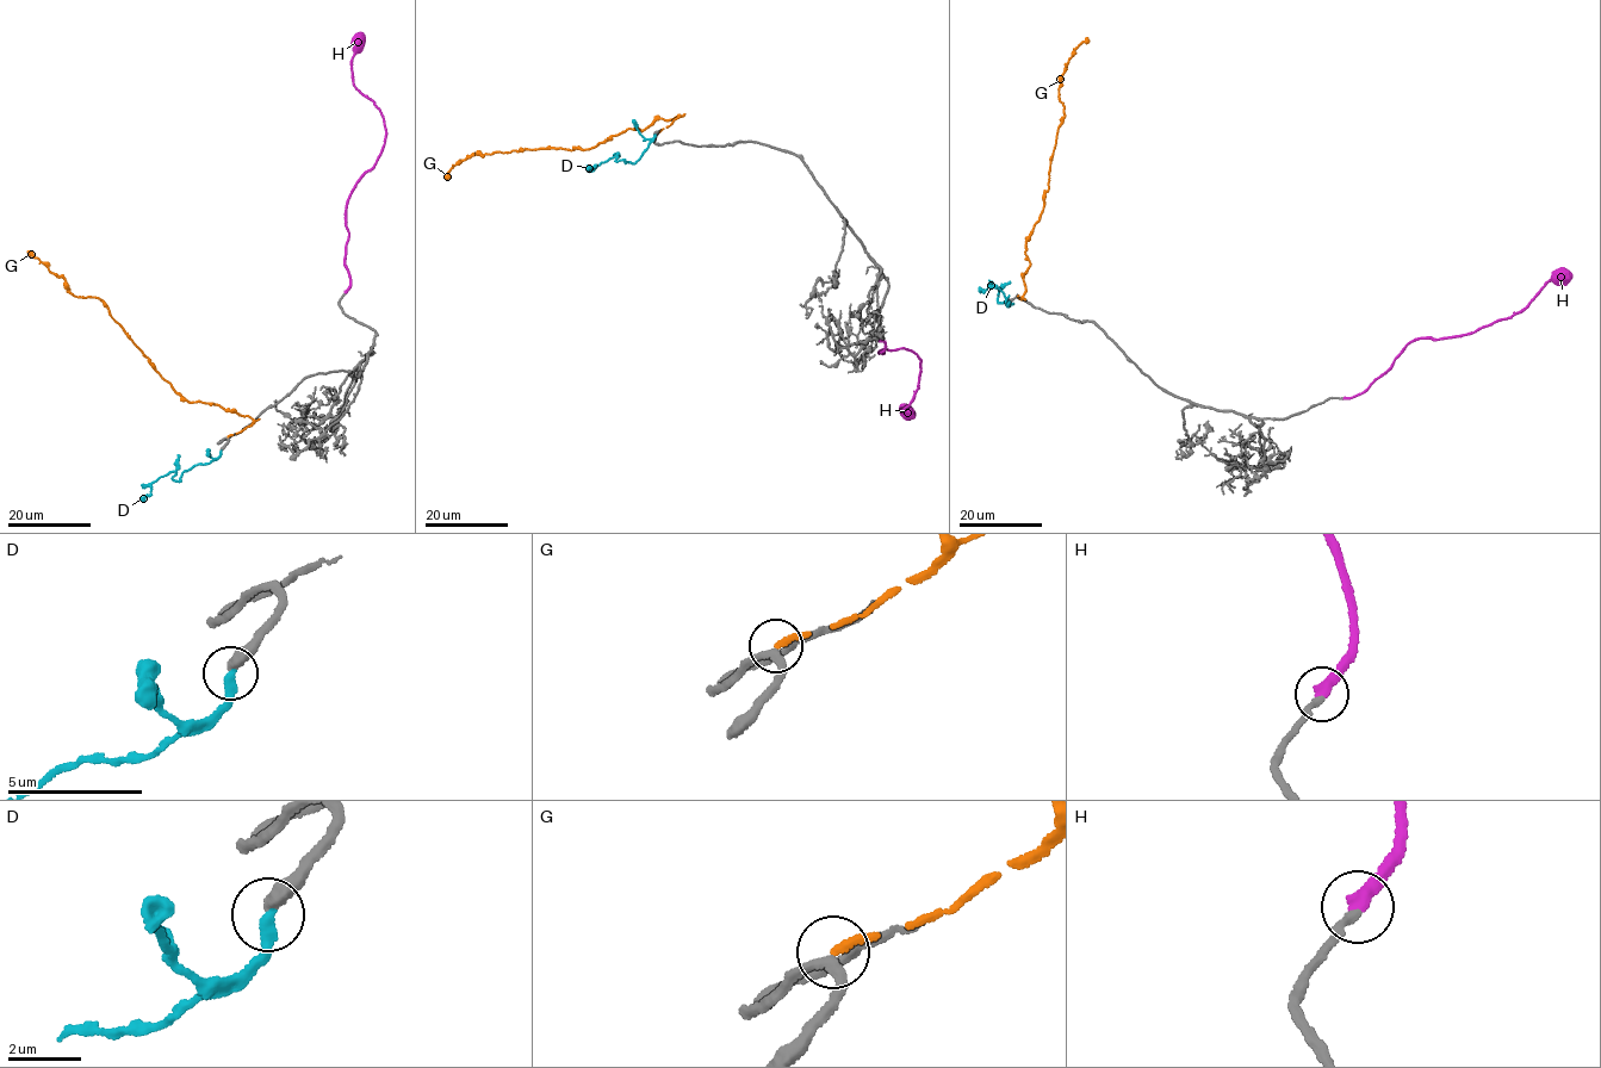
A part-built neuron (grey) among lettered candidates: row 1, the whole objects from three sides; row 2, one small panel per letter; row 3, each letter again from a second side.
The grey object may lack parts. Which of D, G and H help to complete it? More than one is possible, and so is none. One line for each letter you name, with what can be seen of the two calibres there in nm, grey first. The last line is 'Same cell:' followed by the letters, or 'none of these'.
D: Thickness 440 nm (grey) against 280 nm
H: Thickness 220 nm (grey) against 360 nm
Same cell: D, H

